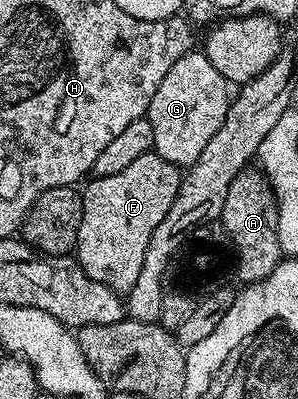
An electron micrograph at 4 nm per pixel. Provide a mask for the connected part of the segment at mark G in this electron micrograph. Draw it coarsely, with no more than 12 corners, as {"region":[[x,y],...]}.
{"region":[[202,50],[165,73],[145,118],[186,169],[221,129],[229,84]]}

